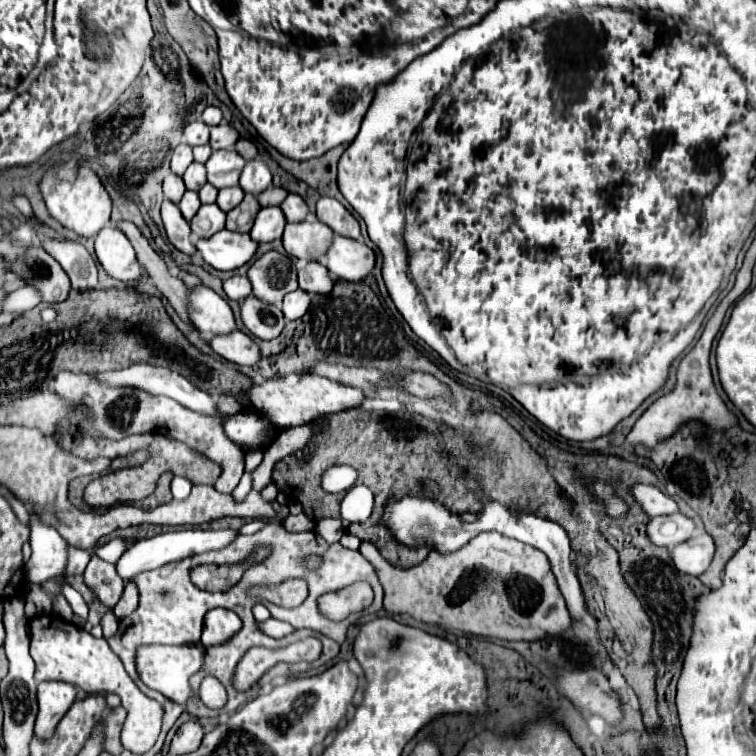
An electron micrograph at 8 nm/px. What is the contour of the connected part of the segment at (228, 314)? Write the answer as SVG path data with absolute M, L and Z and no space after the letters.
M204 285L188 291L188 317L204 335L224 335L236 329L230 305Z

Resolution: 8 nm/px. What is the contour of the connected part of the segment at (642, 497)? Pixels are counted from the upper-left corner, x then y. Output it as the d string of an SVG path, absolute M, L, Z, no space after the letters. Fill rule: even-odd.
M636 485L634 487L634 497L636 501L644 507L644 511L650 517L658 517L658 515L672 515L678 513L678 503L670 497L664 495L658 487L648 487L648 485Z

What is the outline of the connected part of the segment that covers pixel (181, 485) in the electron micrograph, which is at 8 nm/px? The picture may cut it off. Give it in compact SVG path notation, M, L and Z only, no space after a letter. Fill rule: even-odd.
M176 475L176 477L172 479L170 487L173 496L188 496L190 494L192 483L190 483L190 481L184 481L184 477L182 477L182 475ZM186 485L188 485L188 487L186 487Z

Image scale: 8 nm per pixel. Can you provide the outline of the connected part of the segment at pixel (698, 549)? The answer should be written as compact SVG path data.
M700 533L700 535L688 539L686 543L680 543L678 547L674 547L672 549L672 559L674 559L674 565L682 573L698 577L712 563L714 551L716 551L714 539L708 533Z

